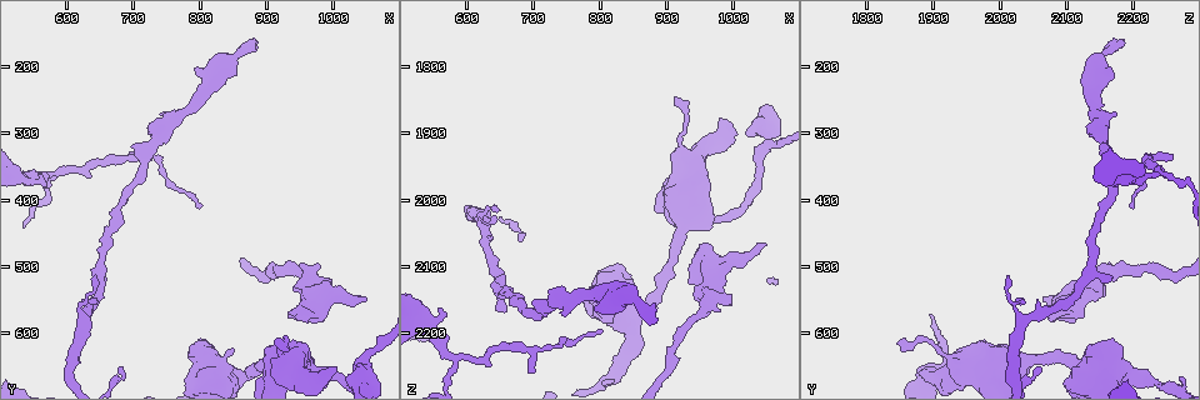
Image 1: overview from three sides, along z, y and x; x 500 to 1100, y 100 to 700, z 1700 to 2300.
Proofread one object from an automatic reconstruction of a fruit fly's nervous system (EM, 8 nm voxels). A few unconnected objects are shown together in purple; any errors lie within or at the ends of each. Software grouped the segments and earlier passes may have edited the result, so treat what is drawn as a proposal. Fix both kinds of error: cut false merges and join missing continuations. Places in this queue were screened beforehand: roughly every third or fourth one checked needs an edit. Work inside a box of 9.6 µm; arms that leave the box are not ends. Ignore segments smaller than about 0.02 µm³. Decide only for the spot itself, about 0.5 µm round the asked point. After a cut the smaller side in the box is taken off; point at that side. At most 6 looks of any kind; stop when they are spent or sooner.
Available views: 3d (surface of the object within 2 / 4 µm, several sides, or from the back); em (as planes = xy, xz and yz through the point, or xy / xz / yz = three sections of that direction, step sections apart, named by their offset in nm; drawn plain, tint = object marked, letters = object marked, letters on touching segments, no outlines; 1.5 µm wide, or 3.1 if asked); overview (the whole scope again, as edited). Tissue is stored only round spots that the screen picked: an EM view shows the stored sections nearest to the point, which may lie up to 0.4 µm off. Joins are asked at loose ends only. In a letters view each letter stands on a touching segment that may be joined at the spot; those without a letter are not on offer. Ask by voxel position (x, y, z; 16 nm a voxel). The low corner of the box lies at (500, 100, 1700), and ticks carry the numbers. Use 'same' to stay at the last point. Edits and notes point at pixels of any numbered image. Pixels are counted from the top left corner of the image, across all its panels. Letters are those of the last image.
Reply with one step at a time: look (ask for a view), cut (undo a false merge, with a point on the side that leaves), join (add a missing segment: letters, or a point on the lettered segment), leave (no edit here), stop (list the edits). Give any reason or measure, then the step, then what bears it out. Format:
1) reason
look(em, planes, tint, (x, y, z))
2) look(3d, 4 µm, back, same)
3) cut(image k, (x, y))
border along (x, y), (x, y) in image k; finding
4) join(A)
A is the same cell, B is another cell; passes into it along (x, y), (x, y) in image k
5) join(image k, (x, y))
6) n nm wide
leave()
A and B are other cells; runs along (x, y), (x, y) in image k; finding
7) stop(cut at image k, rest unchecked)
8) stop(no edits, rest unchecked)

branch stops here
look(em, xy, step 8, tint, (885, 165, 2185))

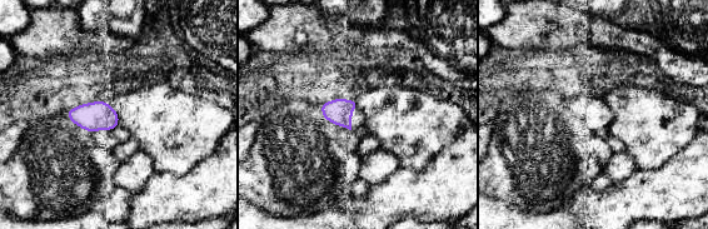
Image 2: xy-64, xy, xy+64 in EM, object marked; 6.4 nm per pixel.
another direction
look(em, planes, letters, same)

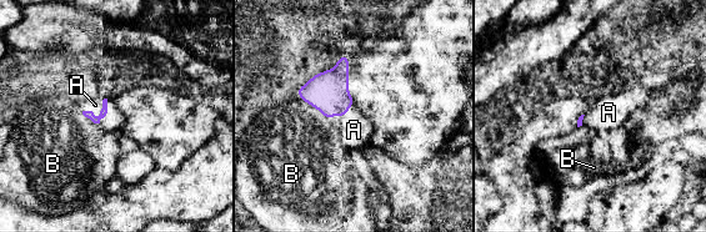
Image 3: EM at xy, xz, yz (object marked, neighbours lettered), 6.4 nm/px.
join(A)
A is the same cell, B is another cell; it goes on there

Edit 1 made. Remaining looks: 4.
a fork
look(3d, 2 µm, (570, 360, 2230))

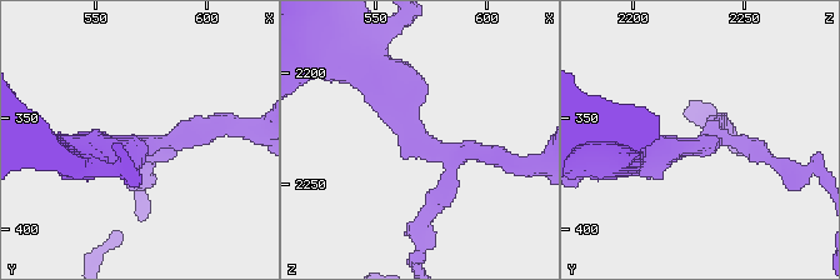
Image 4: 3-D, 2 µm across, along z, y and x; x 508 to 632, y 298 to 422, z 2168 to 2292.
3 arms
look(em, xy, step 4, tint, (570, 363, 2229))

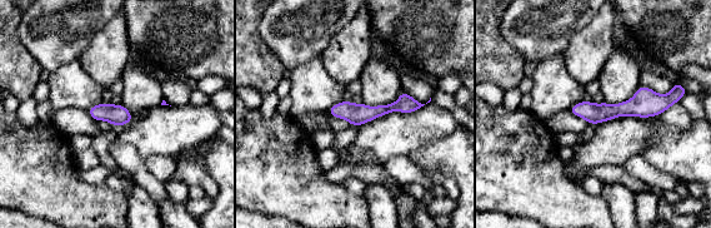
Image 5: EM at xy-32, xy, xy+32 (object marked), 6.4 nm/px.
look(em, planes, letters, same)

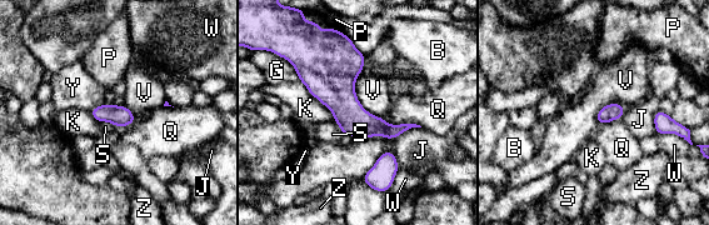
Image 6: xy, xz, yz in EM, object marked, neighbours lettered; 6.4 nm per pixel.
leave()
B, G, J, K, P, Q, S, V, W, Y and Z are other cells; border along (99, 121), (109, 121), (121, 128) in image 6; all the same cell

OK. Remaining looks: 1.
stop(join at image 3, rest unchecked)

